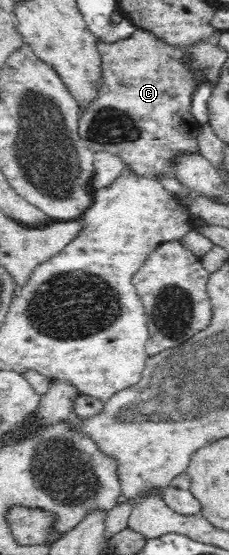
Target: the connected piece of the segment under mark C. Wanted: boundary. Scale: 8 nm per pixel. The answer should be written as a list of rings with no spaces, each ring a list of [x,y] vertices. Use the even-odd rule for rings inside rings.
[[[140,28],[130,38],[122,38],[116,42],[99,42],[96,39],[96,46],[102,55],[101,88],[96,101],[84,111],[80,107],[78,132],[83,145],[90,148],[90,152],[94,154],[114,154],[138,176],[175,178],[174,166],[177,157],[206,152],[198,141],[200,124],[191,112],[197,79],[190,67],[184,64],[186,51],[164,43],[150,31]]]

